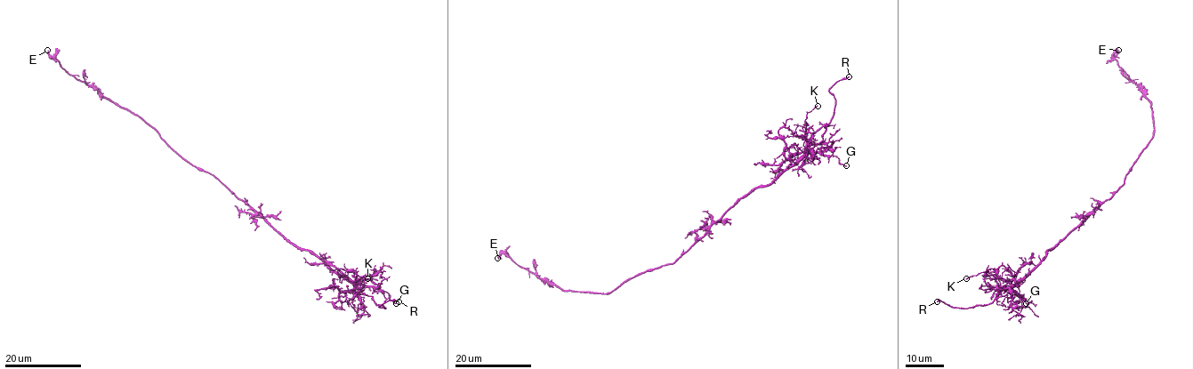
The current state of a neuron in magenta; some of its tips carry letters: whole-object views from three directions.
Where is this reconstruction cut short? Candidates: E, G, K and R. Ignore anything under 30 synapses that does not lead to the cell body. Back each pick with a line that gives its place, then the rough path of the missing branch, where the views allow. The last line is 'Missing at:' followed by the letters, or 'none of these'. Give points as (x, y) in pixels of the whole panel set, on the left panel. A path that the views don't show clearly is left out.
R: (399, 301) | (399, 301), (407, 304), (410, 310), (410, 321), (417, 340), (432, 356)
Missing at: R

